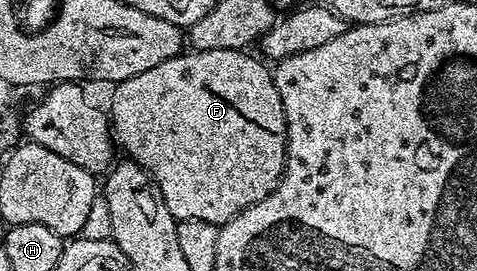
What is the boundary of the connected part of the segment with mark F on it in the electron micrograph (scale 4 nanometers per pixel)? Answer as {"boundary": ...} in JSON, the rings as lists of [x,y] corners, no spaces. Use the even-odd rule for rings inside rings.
{"boundary":[[[210,49],[209,51],[189,50],[162,61],[162,65],[154,65],[154,69],[146,69],[146,73],[138,73],[126,81],[115,84],[112,91],[112,111],[110,110],[110,126],[114,132],[117,144],[124,146],[124,151],[129,160],[137,163],[147,171],[149,177],[155,181],[156,187],[162,193],[162,201],[166,201],[166,209],[179,221],[193,219],[194,221],[210,221],[217,225],[229,223],[234,216],[242,213],[250,205],[262,201],[278,185],[284,172],[284,159],[288,134],[286,133],[286,113],[282,109],[282,97],[278,97],[276,80],[273,72],[263,67],[255,54],[247,50],[235,51],[234,49]]]}

